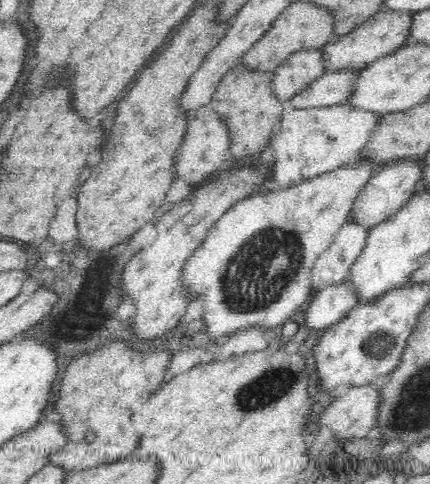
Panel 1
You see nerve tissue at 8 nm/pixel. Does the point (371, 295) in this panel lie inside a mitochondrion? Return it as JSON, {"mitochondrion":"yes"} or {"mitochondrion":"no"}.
{"mitochondrion":"no"}

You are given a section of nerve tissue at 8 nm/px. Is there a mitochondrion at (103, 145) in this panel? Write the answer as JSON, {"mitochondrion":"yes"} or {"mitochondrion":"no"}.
{"mitochondrion":"no"}

